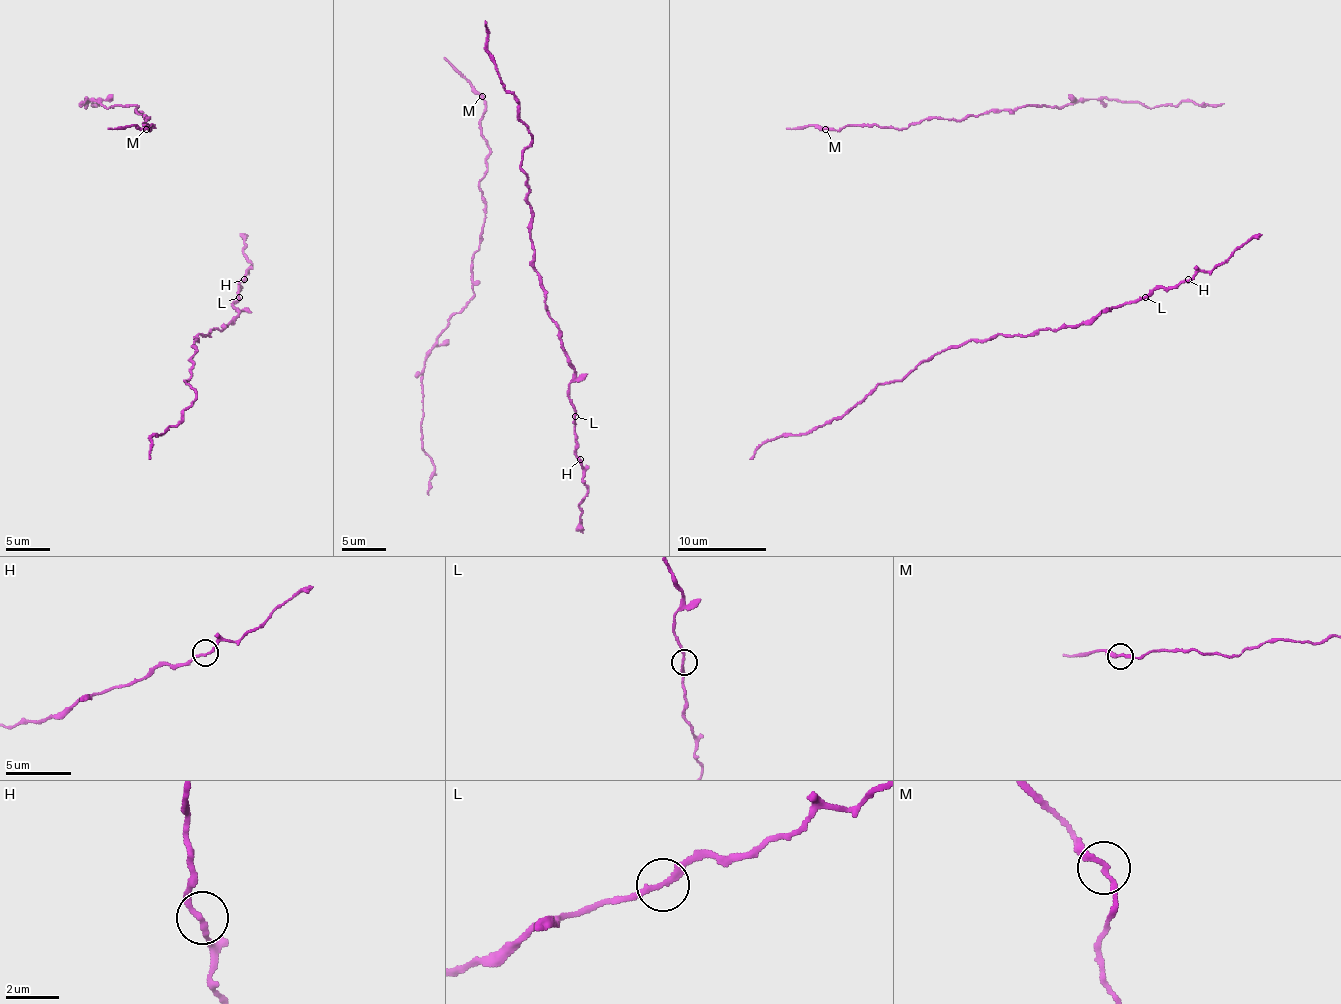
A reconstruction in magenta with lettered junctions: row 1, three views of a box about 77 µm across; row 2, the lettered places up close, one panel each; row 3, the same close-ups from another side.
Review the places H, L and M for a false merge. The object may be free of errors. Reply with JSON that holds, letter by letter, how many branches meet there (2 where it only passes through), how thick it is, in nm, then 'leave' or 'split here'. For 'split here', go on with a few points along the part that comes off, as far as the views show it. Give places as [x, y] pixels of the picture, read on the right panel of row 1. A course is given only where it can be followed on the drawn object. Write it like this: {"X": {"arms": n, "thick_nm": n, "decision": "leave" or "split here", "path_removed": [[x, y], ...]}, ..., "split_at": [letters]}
{"H": {"arms": 2, "thick_nm": 200, "decision": "leave"}, "L": {"arms": 2, "thick_nm": 220, "decision": "leave"}, "M": {"arms": 2, "thick_nm": 220, "decision": "leave"}, "split_at": []}

